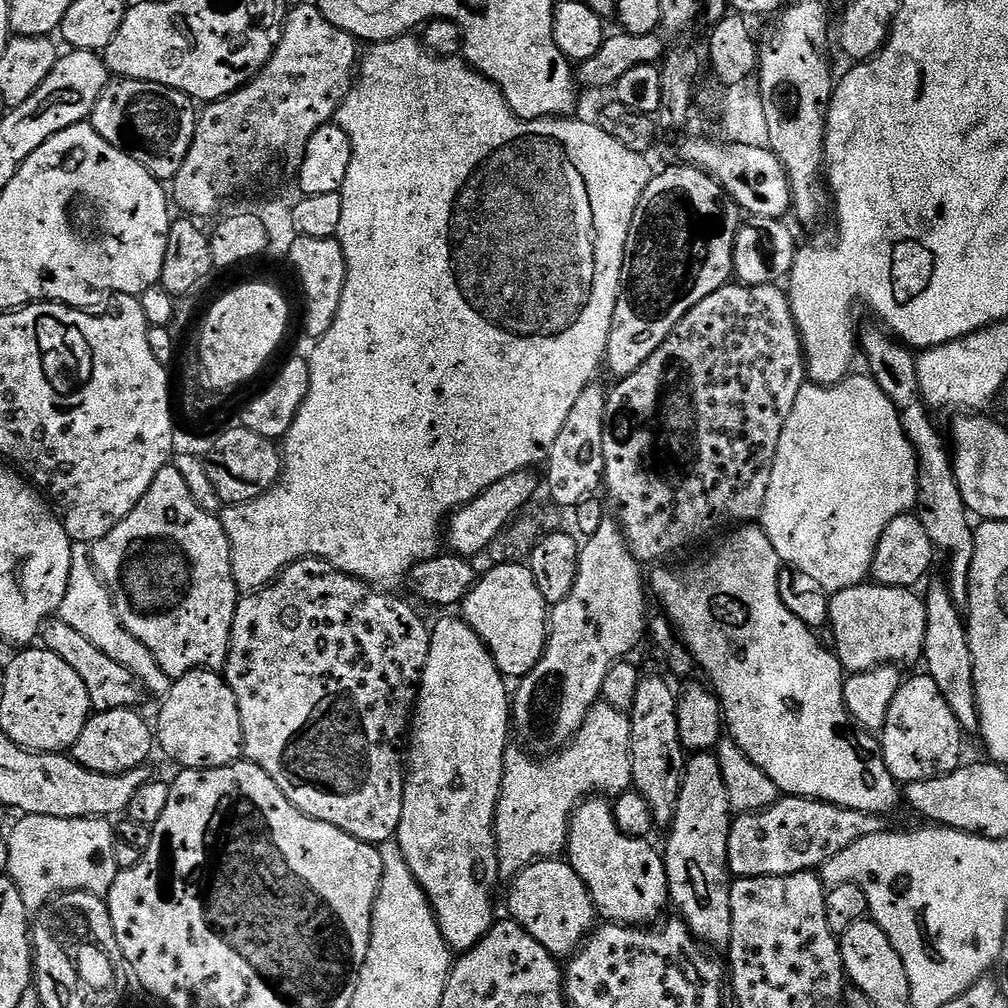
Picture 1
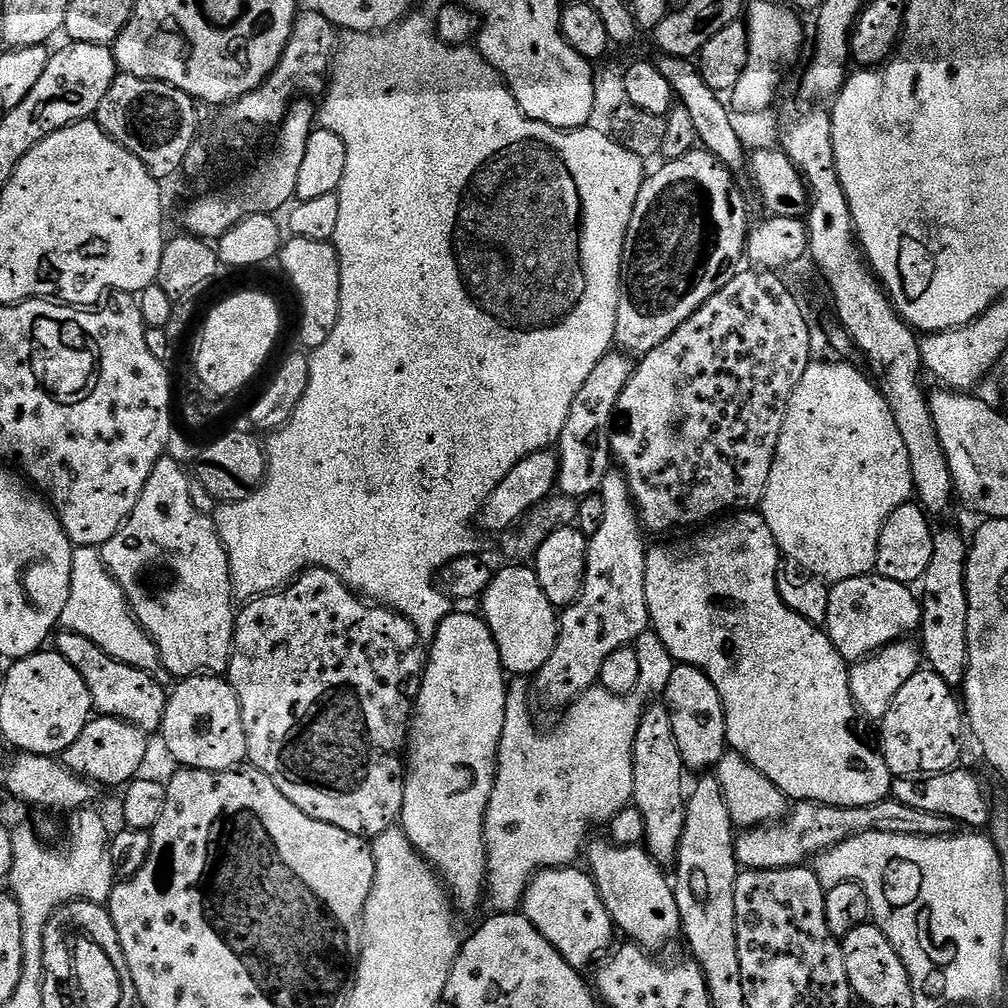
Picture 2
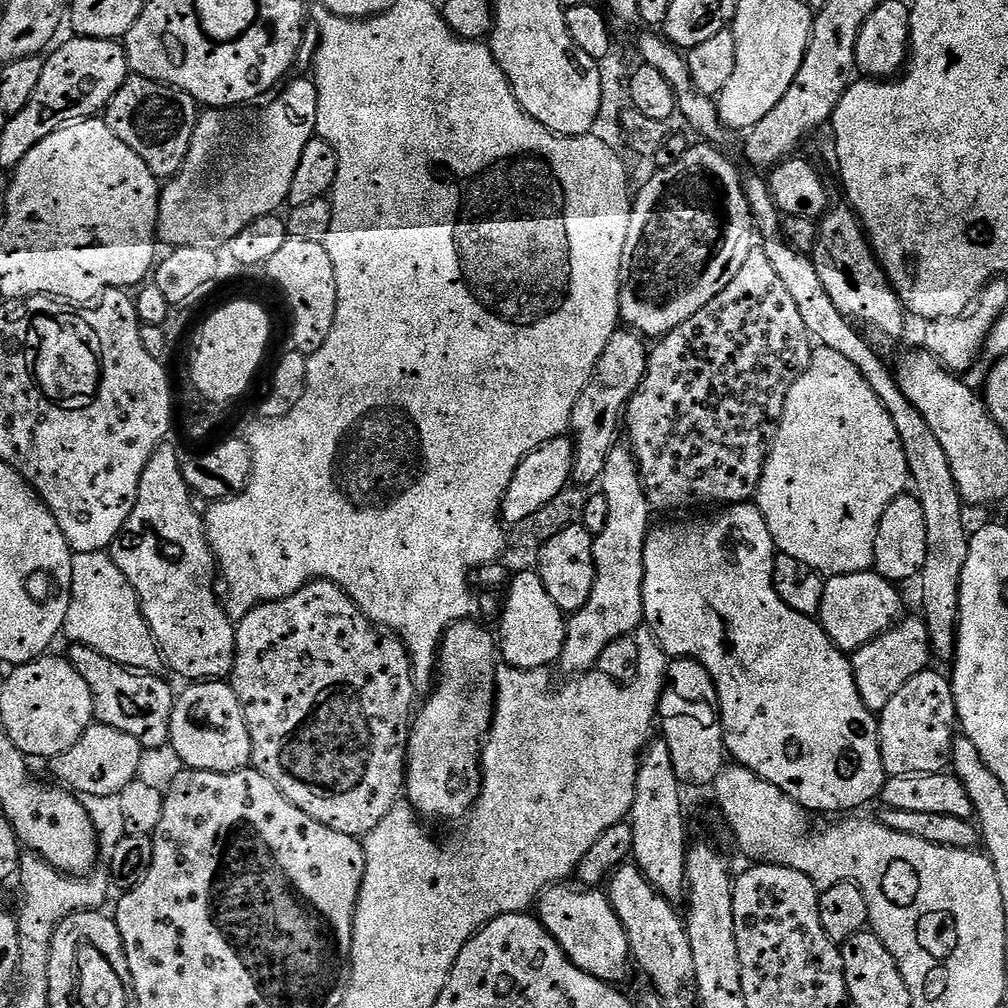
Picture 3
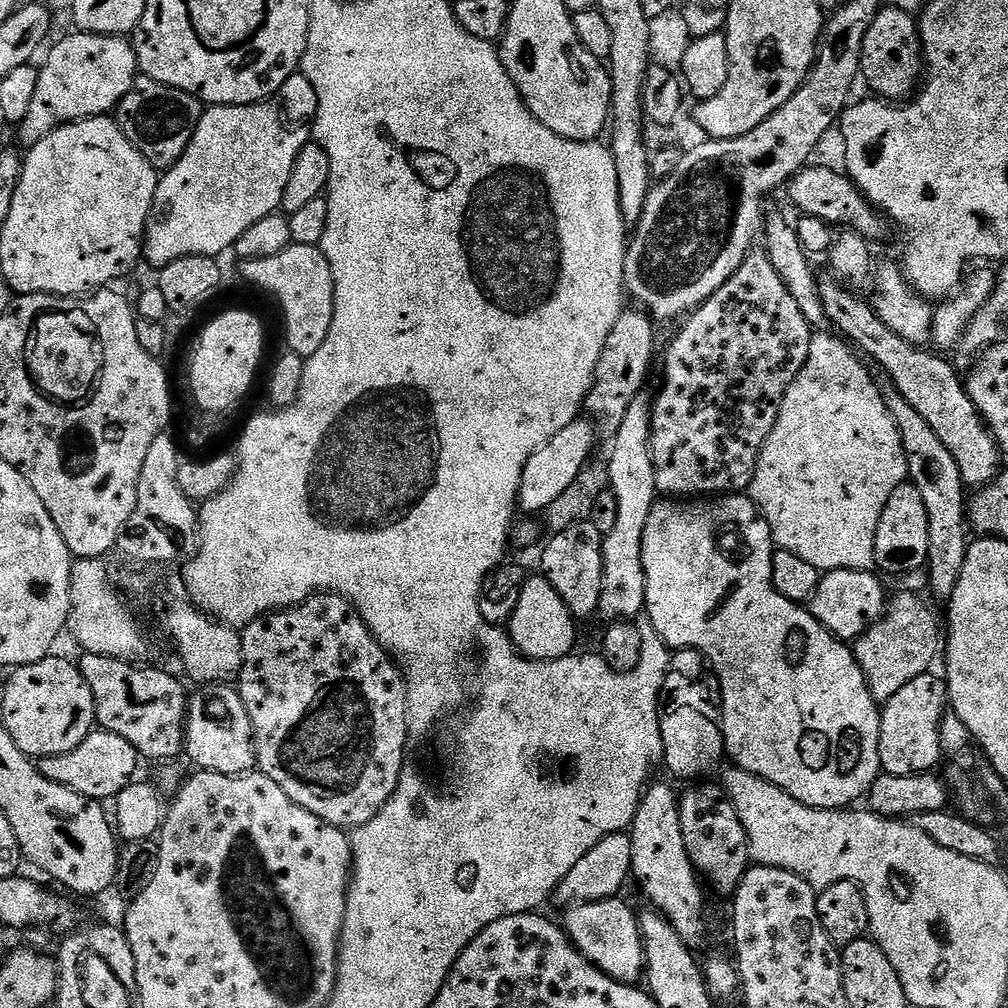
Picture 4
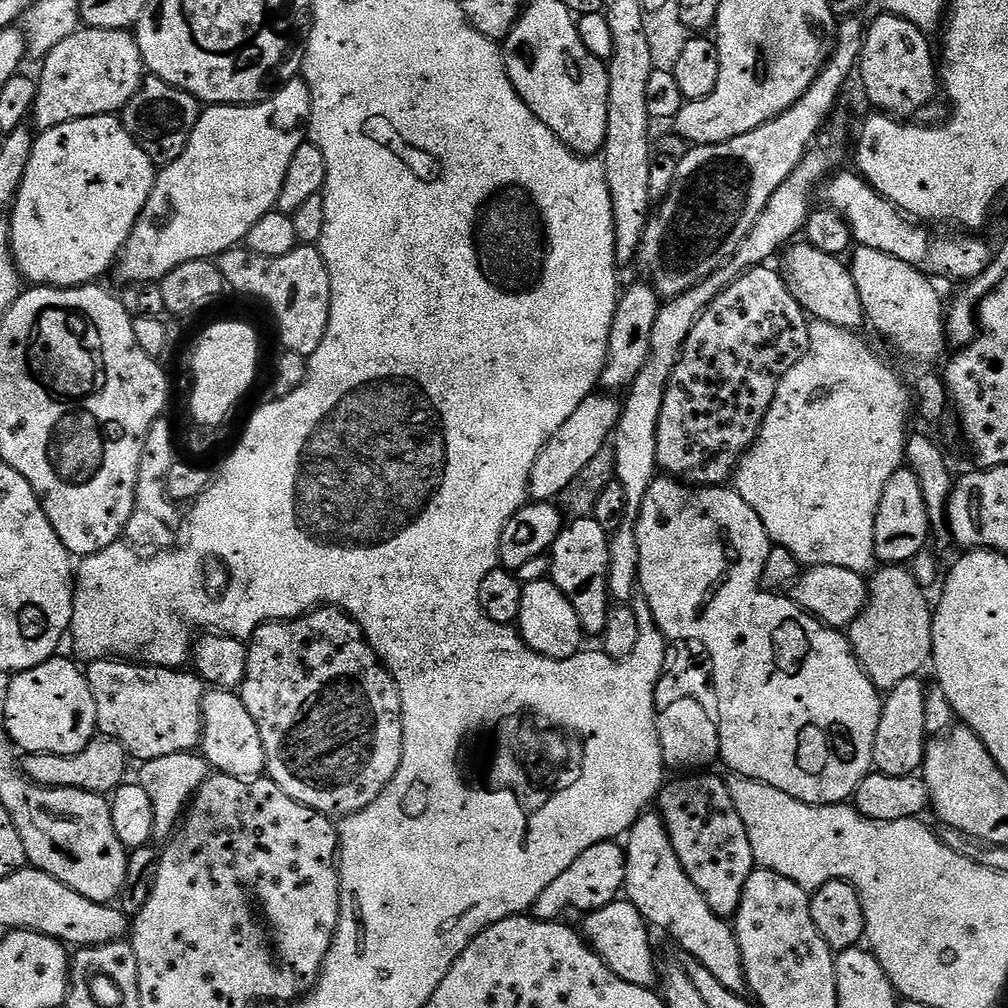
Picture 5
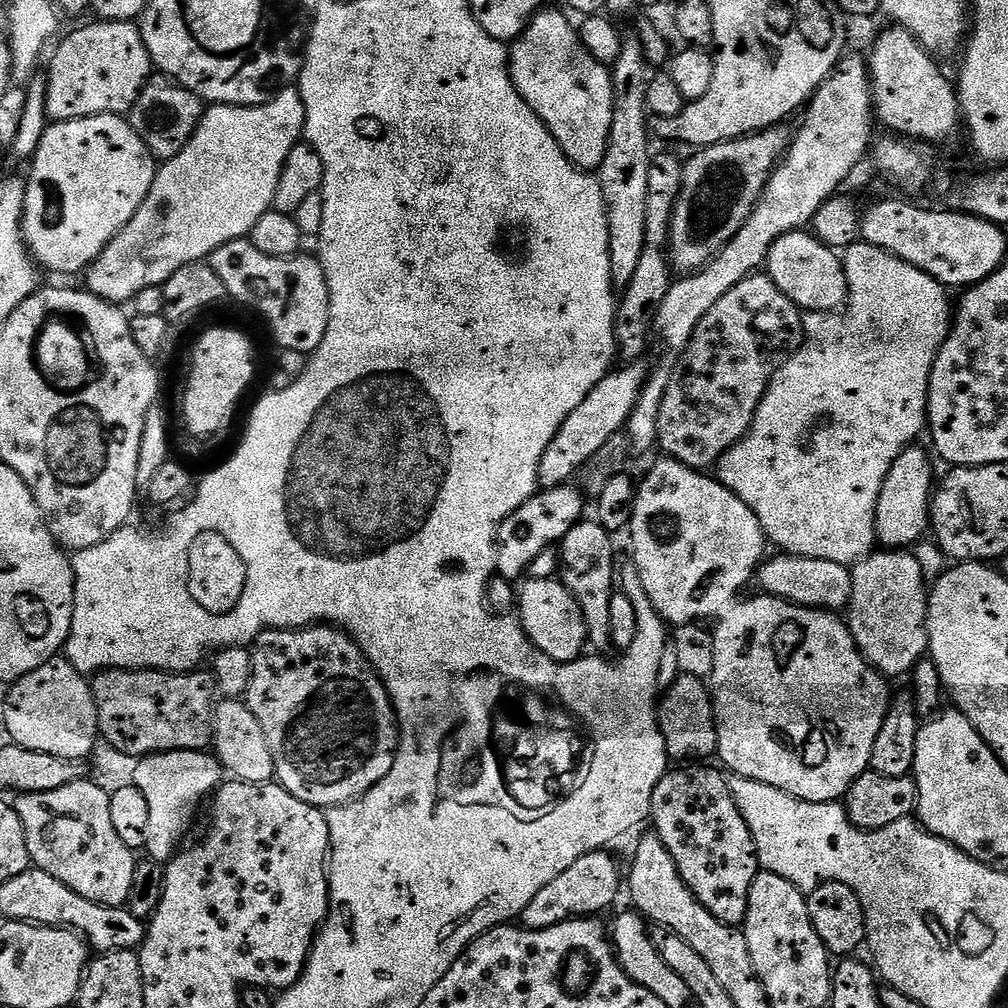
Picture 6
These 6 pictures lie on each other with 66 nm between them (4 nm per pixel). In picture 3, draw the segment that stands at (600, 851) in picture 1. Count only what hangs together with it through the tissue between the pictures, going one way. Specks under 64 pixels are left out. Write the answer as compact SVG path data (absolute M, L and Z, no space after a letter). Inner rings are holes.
M632 862L620 865L612 873L606 884L606 895L626 930L631 959L635 967L637 964L644 968L649 982L657 988L653 989L664 998L680 996L688 987L691 989L696 978L694 950L690 950L685 917L676 913L677 905L668 901Z

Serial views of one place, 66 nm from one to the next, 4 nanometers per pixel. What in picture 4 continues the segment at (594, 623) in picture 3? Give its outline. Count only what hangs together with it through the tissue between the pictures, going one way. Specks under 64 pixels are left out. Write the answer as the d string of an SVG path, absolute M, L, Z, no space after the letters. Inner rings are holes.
M641 394L634 398L634 402L630 402L630 410L626 410L626 414L622 418L622 426L618 426L618 430L611 437L612 453L606 456L608 465L608 482L614 494L614 498L618 498L618 522L614 522L614 530L610 530L610 534L604 537L604 548L602 549L602 566L604 567L604 581L602 582L602 598L600 599L600 610L598 613L599 619L604 619L604 622L615 622L618 620L632 620L639 617L645 611L644 599L646 598L646 574L642 566L642 530L646 530L646 518L650 518L650 510L652 505L658 499L656 490L656 468L652 465L652 406L653 401L647 400L647 395Z

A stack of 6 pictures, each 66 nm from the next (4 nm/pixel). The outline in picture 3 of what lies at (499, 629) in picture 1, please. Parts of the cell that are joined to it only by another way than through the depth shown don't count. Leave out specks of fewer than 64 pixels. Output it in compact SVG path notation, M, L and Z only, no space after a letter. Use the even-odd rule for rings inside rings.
M539 571L520 572L513 580L511 577L507 592L504 613L500 616L500 632L498 628L498 652L503 663L510 668L520 668L523 672L535 668L551 669L551 664L559 661L566 642L566 613L555 604L550 594L546 594Z

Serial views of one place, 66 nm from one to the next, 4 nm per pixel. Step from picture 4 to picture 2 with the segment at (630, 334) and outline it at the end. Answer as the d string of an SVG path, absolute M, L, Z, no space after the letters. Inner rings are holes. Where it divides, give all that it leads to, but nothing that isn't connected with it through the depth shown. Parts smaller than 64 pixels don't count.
M609 350L590 370L590 378L582 382L582 390L570 406L566 426L558 441L558 459L560 469L556 475L559 495L583 498L599 493L606 474L613 467L612 425L622 390L630 382L634 371L634 360L631 355L620 350Z

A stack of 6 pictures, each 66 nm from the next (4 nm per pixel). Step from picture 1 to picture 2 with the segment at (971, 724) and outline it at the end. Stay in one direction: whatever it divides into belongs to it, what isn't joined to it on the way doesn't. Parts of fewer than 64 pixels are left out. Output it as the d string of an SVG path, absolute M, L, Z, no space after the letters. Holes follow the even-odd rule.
M937 527L933 531L932 541L934 555L930 558L930 566L926 566L924 579L918 584L920 602L918 643L927 667L934 674L938 674L942 682L946 682L949 687L956 690L963 685L964 675L968 669L968 595L964 575L968 565L970 544L952 528Z

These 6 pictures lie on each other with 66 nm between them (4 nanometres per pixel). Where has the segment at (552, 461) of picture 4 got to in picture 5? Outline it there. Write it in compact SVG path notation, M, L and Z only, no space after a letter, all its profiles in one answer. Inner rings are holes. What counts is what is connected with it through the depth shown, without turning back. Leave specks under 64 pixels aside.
M593 394L562 422L562 430L546 442L546 446L538 454L534 462L534 470L530 470L530 482L528 483L528 494L536 502L552 502L563 497L566 486L582 474L582 469L590 463L590 458L598 454L609 443L610 437L616 431L616 423L620 420L620 409L622 407L619 399L615 400L612 394Z

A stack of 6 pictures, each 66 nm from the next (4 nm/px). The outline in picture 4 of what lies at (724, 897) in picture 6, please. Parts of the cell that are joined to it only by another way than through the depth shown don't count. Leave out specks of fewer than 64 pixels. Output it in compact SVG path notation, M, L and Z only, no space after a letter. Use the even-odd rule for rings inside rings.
M703 784L689 787L692 789L680 796L682 842L686 846L686 854L690 854L690 862L706 881L707 887L712 887L728 898L735 893L742 878L748 873L748 839L738 818L738 810L734 810L727 791L721 785L719 788L716 784Z

